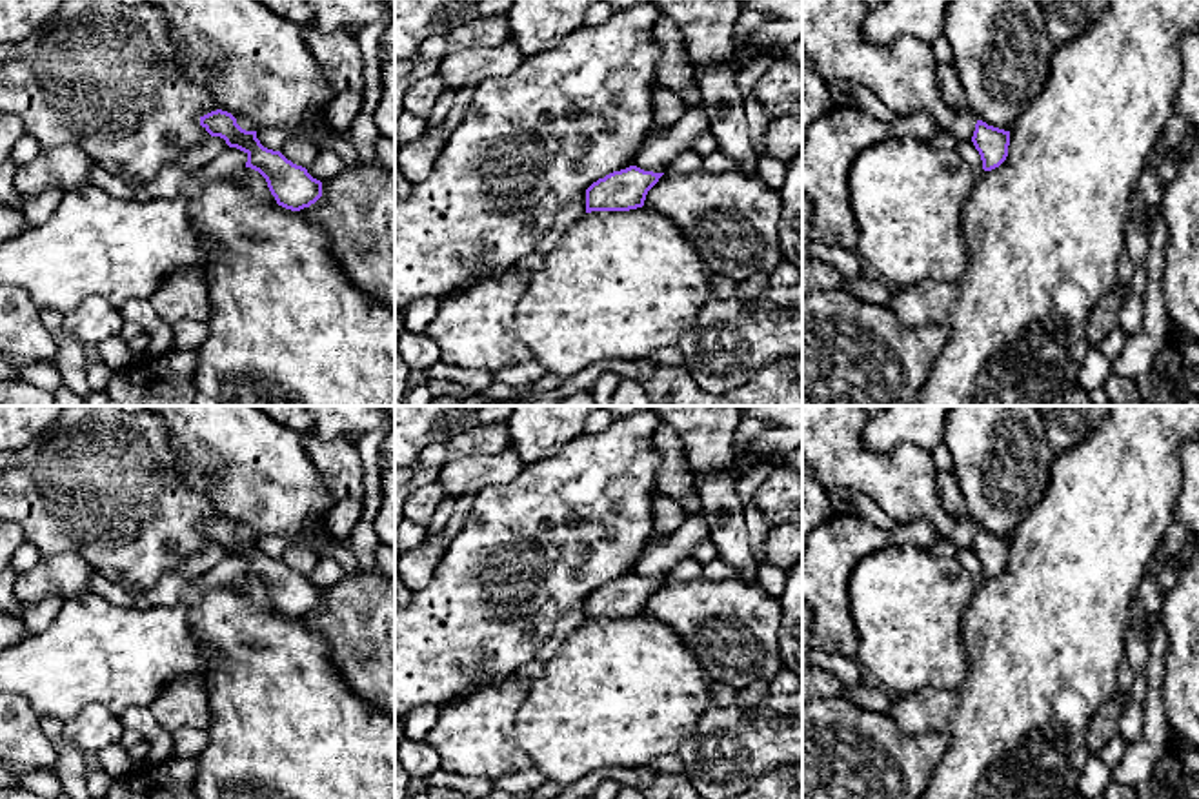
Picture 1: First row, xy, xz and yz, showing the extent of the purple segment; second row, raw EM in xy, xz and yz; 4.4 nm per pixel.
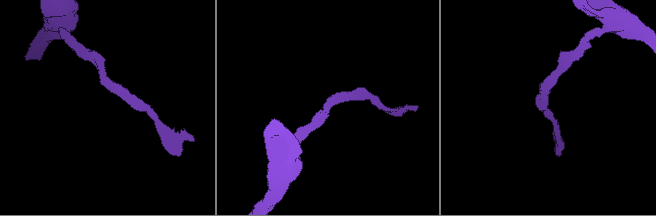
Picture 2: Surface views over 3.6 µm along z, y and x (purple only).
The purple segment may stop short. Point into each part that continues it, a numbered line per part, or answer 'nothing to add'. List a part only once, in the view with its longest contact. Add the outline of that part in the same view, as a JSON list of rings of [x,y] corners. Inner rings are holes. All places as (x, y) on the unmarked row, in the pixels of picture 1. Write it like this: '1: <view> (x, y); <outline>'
nothing to add

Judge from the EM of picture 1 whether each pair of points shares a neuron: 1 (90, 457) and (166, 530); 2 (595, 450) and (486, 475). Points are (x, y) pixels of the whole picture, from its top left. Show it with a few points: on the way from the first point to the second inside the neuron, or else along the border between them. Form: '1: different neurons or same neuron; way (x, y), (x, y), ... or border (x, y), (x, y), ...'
1: same neuron; way (108, 475), (148, 515)
2: different neurons; border (524, 465), (508, 481), (484, 486)

